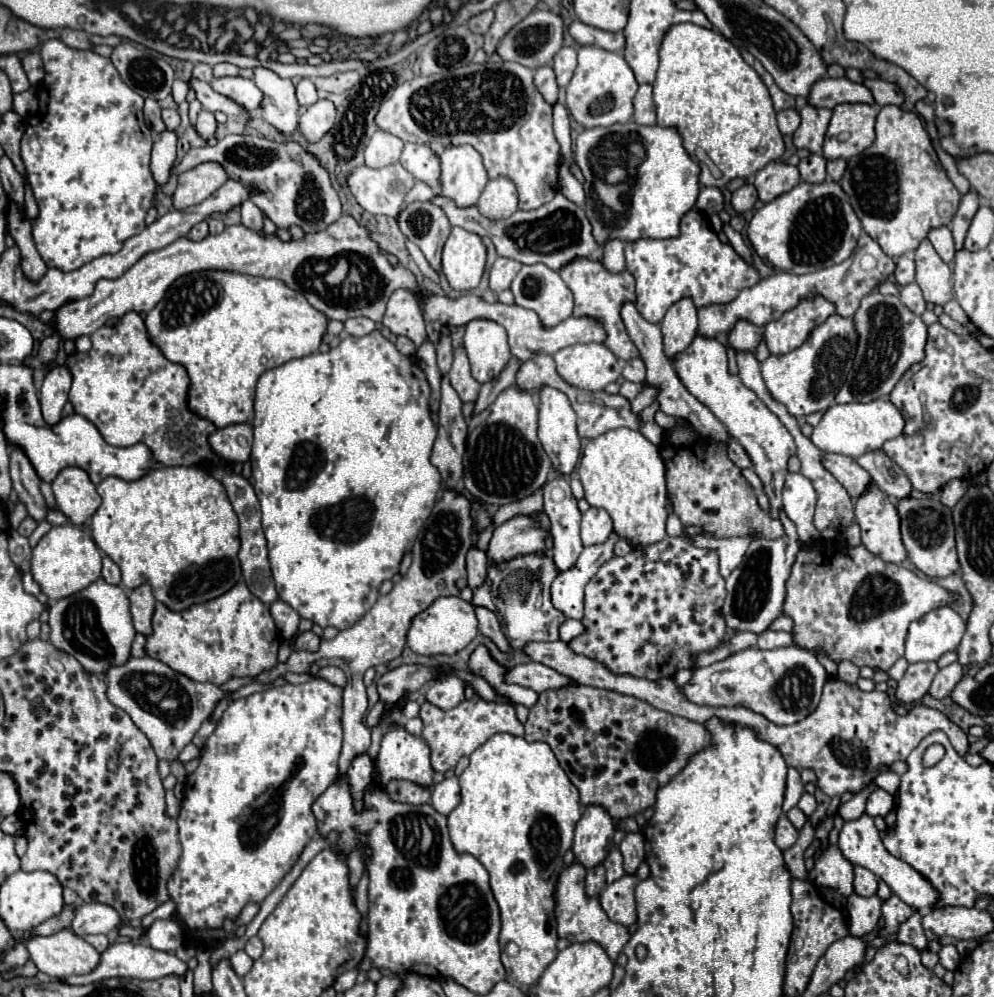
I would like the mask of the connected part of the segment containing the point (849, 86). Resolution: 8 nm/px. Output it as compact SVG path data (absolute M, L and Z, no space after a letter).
M821 78L809 92L809 104L815 108L835 108L845 102L873 104L871 92L863 84L853 84L847 78Z

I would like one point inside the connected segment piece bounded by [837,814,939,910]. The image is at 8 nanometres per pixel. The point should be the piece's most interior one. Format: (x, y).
(859, 840)

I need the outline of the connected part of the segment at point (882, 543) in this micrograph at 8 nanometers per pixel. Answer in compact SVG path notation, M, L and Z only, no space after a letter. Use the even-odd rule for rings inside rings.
M869 486L857 500L855 500L855 516L857 516L857 524L861 526L861 540L863 540L863 546L879 556L881 560L885 562L891 562L891 564L901 564L905 558L907 558L907 552L905 552L905 546L901 542L901 532L899 532L899 514L897 514L897 508L895 504L891 502L891 498L887 494L883 494L877 486Z

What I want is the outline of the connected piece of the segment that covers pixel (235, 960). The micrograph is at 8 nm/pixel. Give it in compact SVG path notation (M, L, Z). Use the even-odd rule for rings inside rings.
M239 950L237 954L231 956L231 964L233 964L233 968L235 968L235 972L237 972L239 976L245 976L245 974L251 970L253 960L251 960L243 950Z

